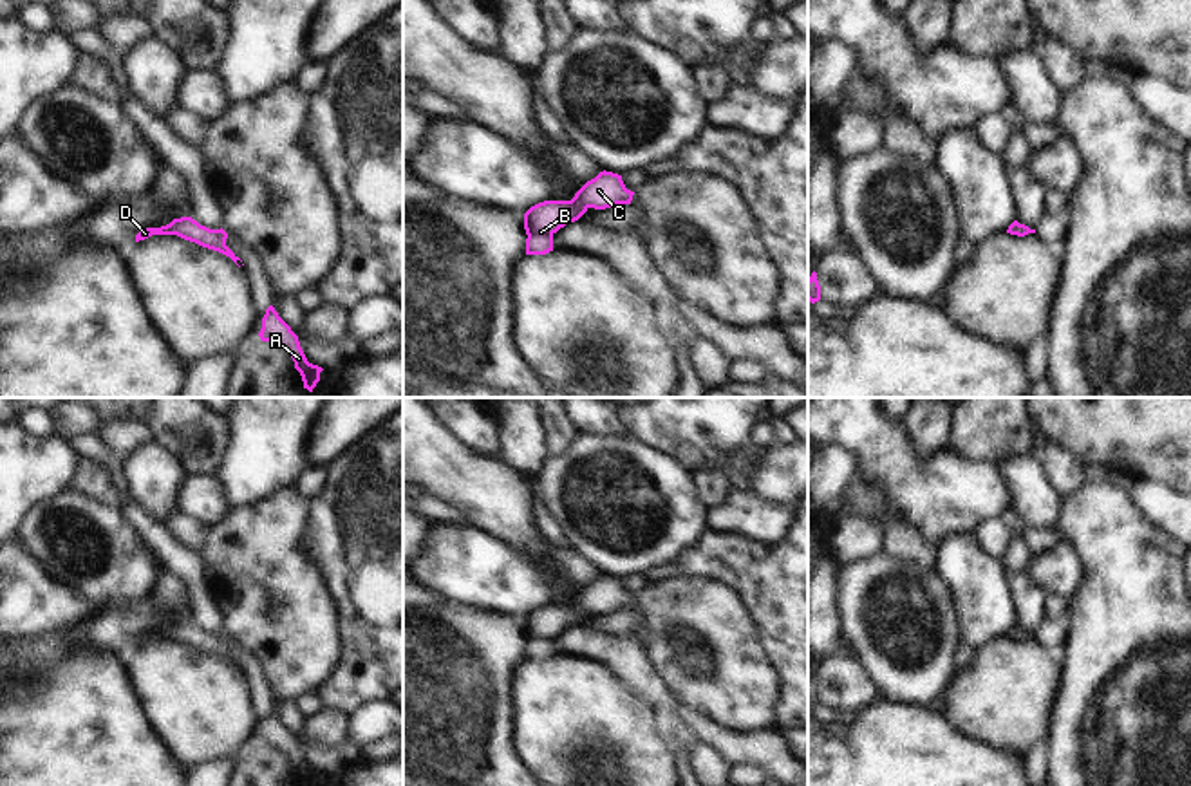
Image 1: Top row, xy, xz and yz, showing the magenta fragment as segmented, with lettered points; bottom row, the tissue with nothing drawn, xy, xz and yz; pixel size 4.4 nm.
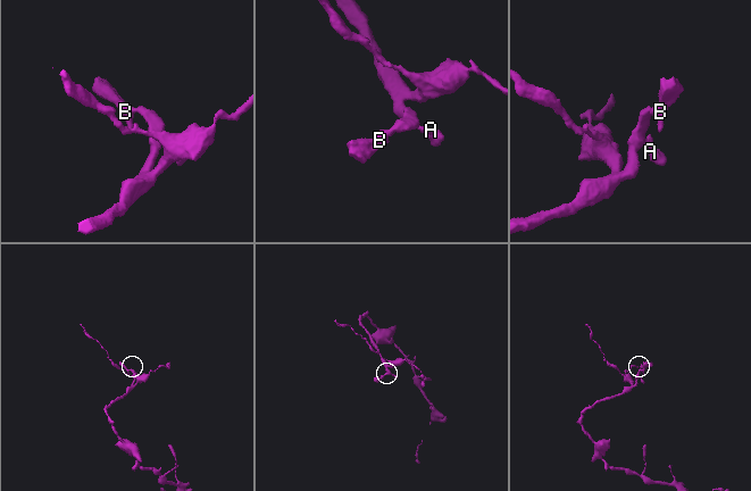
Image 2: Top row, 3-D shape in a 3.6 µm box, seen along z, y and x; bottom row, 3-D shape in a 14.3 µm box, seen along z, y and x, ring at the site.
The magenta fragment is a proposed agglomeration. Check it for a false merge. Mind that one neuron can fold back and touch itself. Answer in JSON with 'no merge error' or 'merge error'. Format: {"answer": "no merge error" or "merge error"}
{"answer": "no merge error"}

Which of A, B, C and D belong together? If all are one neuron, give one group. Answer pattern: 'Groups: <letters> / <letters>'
Groups: A B C D.

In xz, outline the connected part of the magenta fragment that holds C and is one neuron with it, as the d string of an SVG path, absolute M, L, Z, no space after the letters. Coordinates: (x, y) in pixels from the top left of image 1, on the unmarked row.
M600 576L587 585L571 605L544 605L524 618L526 660L553 656L553 640L569 627L578 625L589 613L605 614L631 609L634 596L627 594L622 580Z

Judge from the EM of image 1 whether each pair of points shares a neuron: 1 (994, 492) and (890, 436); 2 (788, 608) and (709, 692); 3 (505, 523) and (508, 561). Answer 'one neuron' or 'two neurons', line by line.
1: one neuron
2: two neurons
3: two neurons

